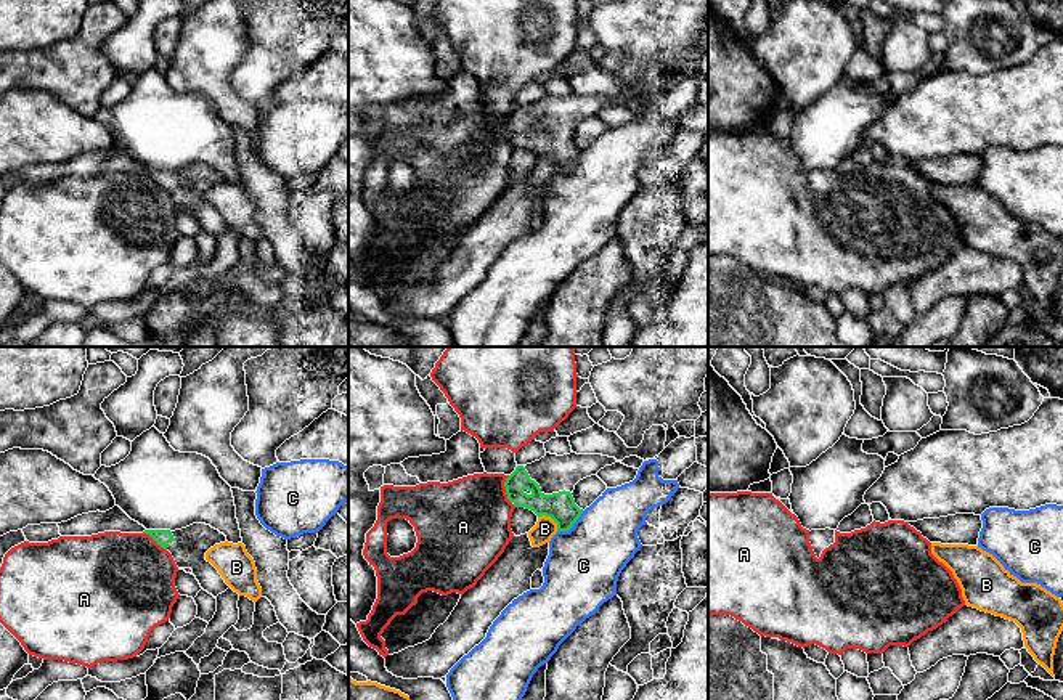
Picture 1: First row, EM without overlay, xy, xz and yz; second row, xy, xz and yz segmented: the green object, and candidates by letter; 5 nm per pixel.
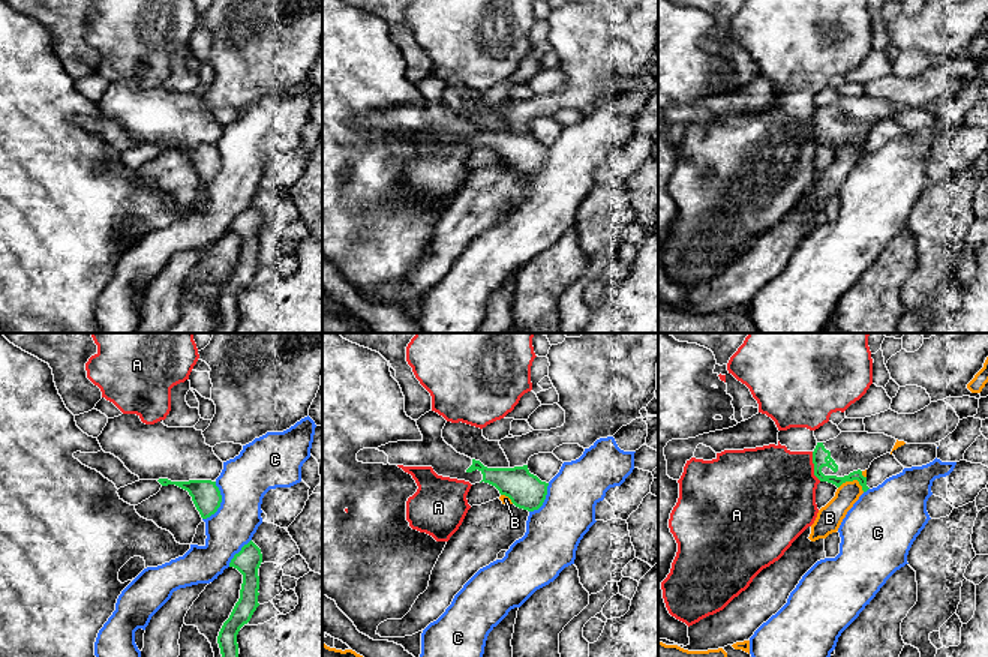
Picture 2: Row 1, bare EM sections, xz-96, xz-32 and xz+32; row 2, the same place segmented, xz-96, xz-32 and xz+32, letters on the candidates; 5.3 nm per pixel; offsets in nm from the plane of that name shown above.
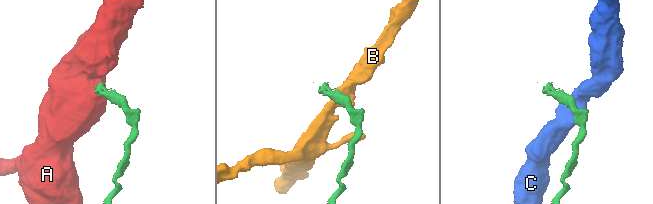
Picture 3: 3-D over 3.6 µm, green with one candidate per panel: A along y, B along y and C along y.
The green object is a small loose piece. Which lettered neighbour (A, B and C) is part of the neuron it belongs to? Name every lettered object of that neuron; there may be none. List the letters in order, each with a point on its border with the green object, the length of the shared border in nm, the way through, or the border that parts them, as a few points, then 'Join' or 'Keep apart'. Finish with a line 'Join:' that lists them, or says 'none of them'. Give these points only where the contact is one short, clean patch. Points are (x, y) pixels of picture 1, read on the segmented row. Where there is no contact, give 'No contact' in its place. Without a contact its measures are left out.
A: Touches green at xz (506, 492). Shared border 170 nm. Boundary: xz (508, 476), (505, 493), (516, 506). Keep apart
B: Touches green at xz (551, 517). Shared border 130 nm. Boundary: xz (538, 516), (548, 516), (557, 530). Keep apart
C: Touches green at xz (572, 525). Shared border 170 nm. Keep apart
Join: none of them

